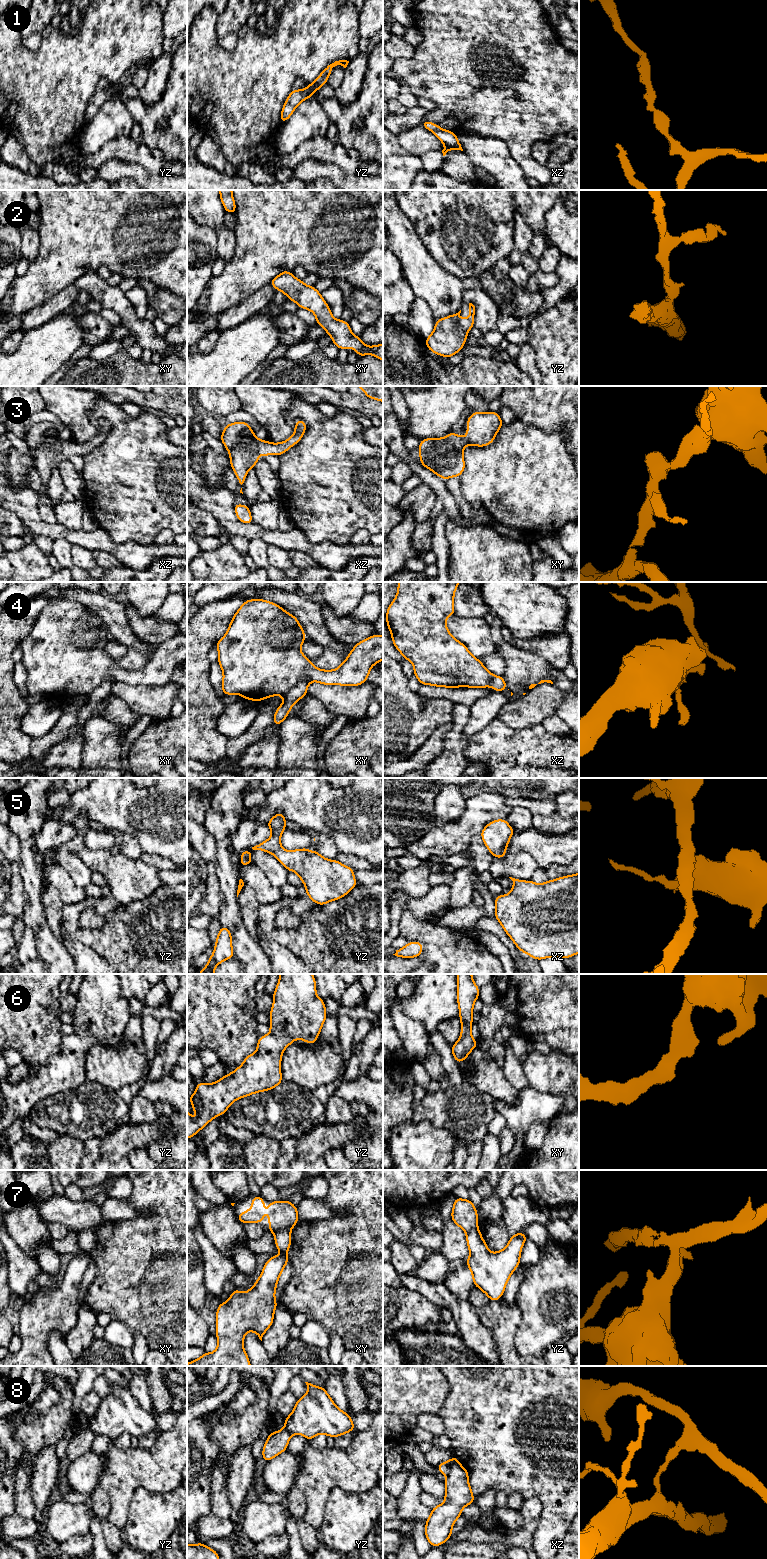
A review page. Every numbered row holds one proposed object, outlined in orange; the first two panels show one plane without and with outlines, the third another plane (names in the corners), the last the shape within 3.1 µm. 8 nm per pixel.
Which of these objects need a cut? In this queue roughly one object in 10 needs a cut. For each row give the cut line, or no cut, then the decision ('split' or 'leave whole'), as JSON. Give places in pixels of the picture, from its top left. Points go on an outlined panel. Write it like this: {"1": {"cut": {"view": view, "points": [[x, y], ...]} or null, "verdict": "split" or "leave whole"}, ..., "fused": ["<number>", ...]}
{"1": {"cut": null, "verdict": "leave whole"}, "2": {"cut": null, "verdict": "leave whole"}, "3": {"cut": null, "verdict": "leave whole"}, "4": {"cut": {"view": "xy", "points": [[311, 680], [307, 678], [300, 679], [283, 696]]}, "verdict": "split"}, "5": {"cut": null, "verdict": "leave whole"}, "6": {"cut": null, "verdict": "leave whole"}, "7": {"cut": {"view": "xy", "points": [[289, 1229], [280, 1229], [273, 1232]]}, "verdict": "split"}, "8": {"cut": {"view": "xz", "points": [[458, 1462], [454, 1463], [446, 1474]]}, "verdict": "split"}, "fused": ["4", "7", "8"]}

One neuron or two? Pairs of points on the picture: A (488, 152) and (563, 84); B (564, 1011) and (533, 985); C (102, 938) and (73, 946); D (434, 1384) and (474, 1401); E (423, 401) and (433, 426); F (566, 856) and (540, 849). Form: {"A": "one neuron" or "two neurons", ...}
{"A": "two neurons", "B": "one neuron", "C": "two neurons", "D": "two neurons", "E": "one neuron", "F": "one neuron"}

